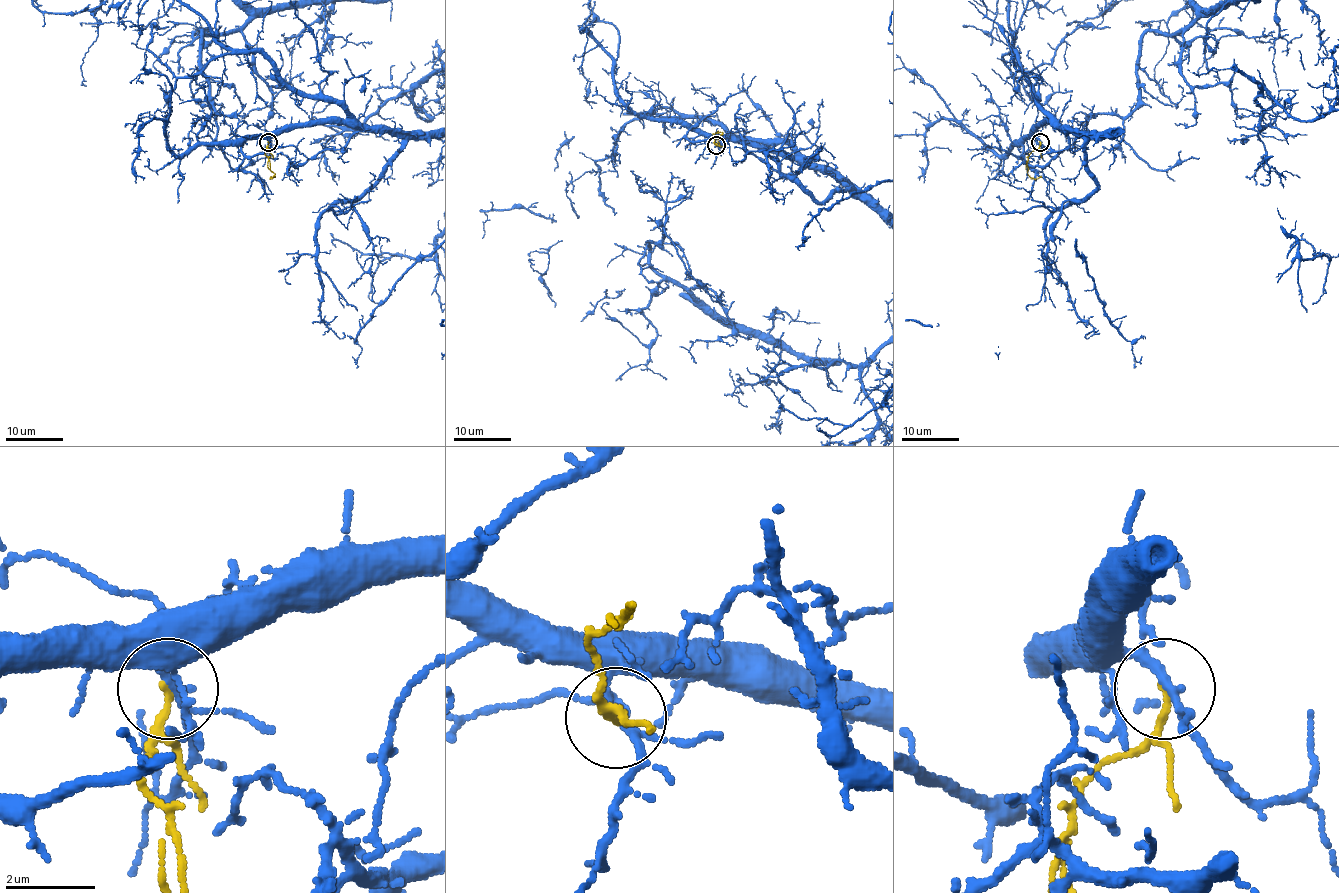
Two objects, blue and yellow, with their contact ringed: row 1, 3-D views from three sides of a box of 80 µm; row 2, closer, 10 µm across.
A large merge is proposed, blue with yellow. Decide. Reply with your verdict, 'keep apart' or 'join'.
keep apart

